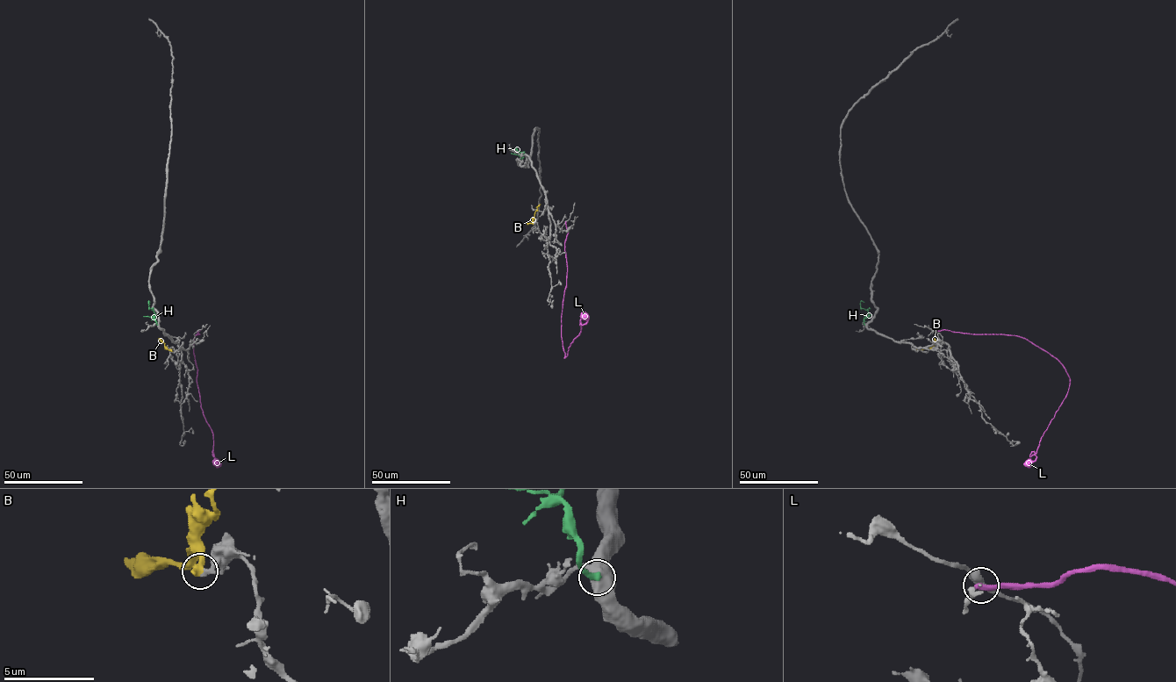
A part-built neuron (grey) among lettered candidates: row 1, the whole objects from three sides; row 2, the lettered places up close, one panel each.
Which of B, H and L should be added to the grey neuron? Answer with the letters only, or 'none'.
none

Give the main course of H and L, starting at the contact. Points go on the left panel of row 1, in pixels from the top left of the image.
H: (158, 325), (155, 313), (148, 306), (150, 302)
L: (197, 331), (200, 329), (193, 341), (197, 384), (201, 408), (212, 434), (212, 455), (219, 462), (213, 464)

